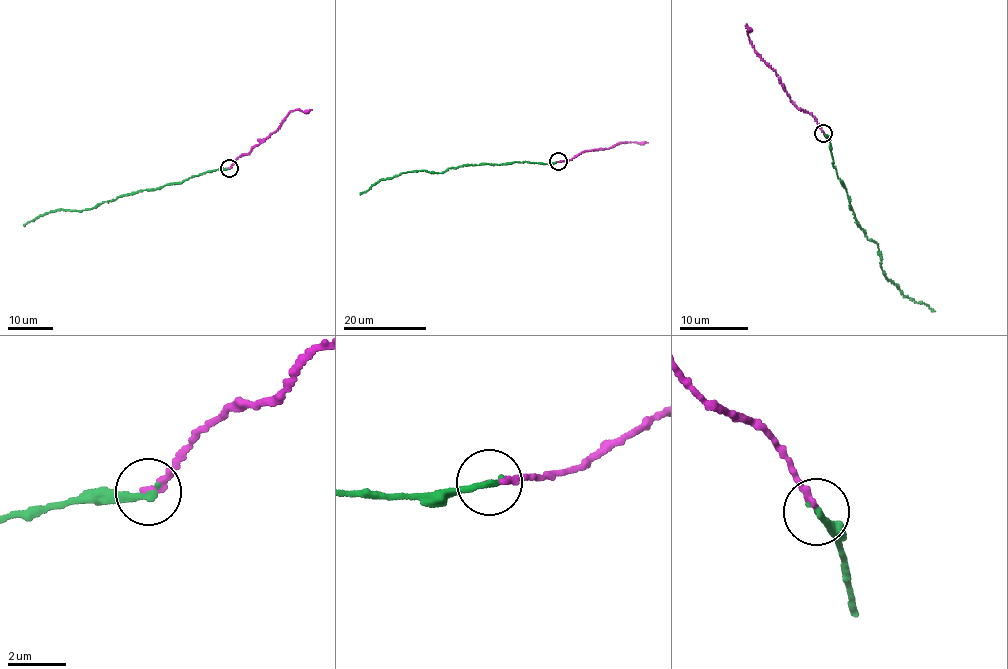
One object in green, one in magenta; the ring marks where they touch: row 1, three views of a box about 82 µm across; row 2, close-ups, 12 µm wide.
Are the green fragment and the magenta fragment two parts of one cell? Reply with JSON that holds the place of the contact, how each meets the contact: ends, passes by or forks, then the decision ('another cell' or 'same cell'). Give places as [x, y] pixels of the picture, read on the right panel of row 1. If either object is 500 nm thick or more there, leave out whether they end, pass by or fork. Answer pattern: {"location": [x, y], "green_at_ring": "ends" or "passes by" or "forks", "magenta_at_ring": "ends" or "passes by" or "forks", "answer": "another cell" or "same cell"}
{"location": [823, 133], "green_at_ring": "ends", "magenta_at_ring": "ends", "answer": "same cell"}

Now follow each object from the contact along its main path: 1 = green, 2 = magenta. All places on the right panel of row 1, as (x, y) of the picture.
1: (824, 133), (858, 226), (878, 246), (887, 281), (903, 295), (935, 311)
2: (824, 133), (812, 115), (790, 99), (749, 40), (746, 24)

